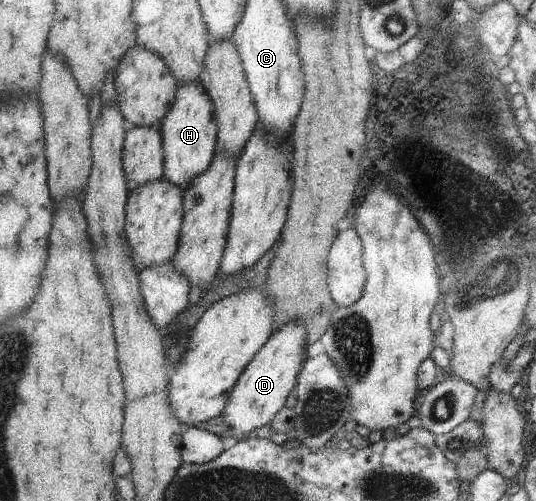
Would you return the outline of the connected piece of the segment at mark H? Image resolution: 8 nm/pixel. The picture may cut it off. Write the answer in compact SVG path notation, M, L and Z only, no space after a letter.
M200 81L180 83L174 106L166 115L161 127L165 151L164 178L183 190L188 190L190 183L198 175L208 171L218 151L218 123L213 100Z

